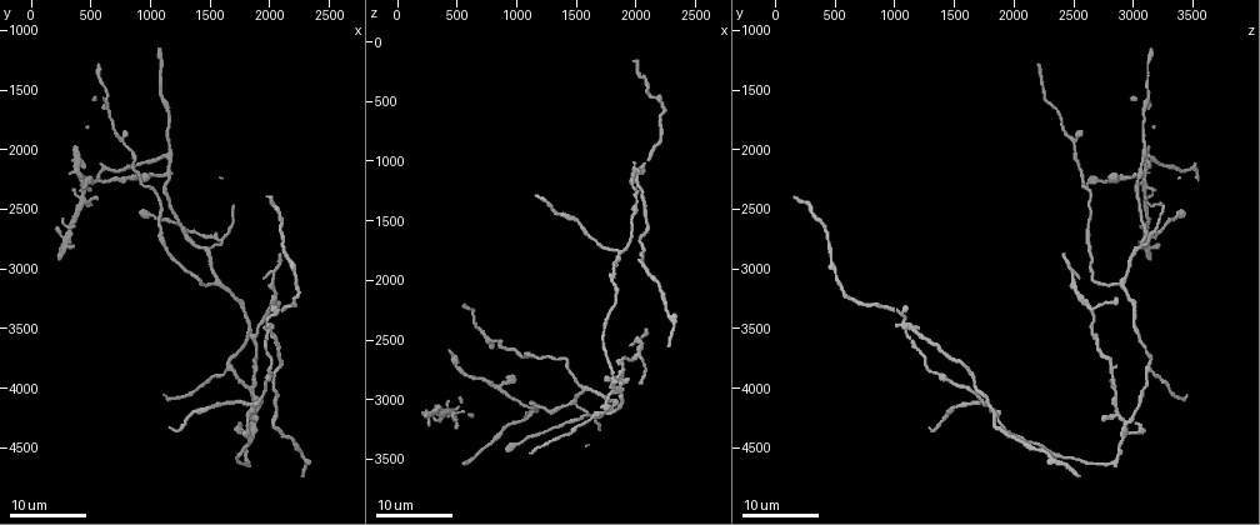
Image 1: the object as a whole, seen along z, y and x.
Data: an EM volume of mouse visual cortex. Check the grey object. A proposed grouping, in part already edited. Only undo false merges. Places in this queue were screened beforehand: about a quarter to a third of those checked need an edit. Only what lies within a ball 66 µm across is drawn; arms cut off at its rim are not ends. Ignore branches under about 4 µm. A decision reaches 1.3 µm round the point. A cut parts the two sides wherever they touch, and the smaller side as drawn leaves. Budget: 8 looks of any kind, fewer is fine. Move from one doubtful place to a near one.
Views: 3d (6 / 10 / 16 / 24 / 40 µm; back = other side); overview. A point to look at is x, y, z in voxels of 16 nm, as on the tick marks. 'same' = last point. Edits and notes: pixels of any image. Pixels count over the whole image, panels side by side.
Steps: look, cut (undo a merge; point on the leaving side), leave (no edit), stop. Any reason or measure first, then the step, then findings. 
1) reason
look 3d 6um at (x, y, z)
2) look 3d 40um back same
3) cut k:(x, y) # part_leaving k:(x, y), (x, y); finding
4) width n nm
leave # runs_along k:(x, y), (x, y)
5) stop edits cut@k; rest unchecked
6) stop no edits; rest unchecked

a fork
look 3d 16um at (1880, 4160, 1760)

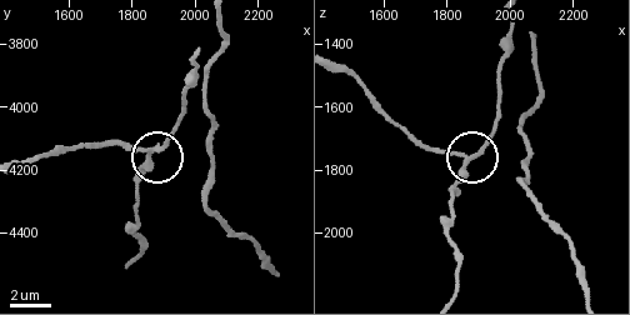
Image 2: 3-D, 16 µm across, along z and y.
look 3d 6um at (1870, 4140, 1760)

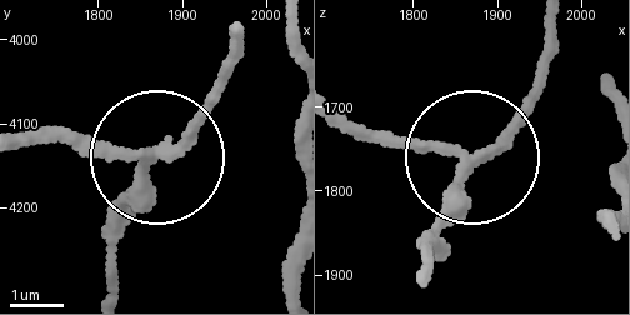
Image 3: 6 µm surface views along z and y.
side_arm 15 um
cut 3:(68, 135) # part_leaving 3:(148, 145), (31, 145); a second cell is stuck on

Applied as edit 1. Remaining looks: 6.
arms part here
look 3d 24um at (1640, 3840, 3140)

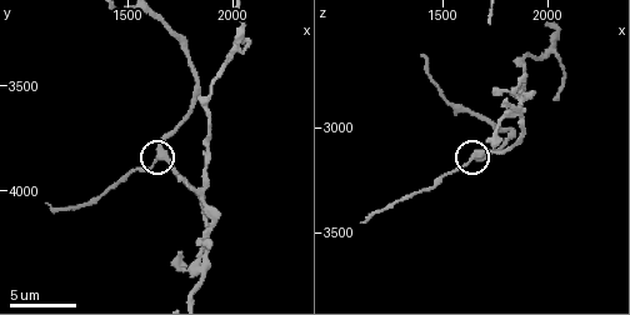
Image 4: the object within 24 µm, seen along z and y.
zoom in
look 3d 6um at (1660, 3830, 3140)

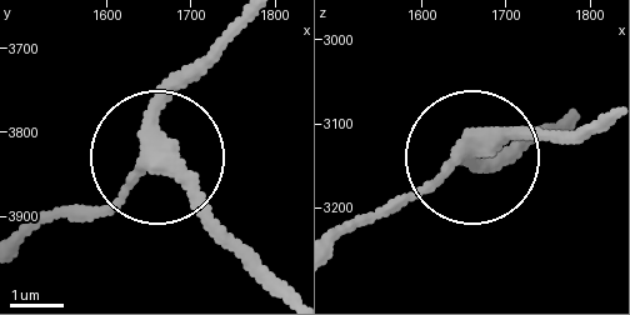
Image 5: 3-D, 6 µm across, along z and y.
width 290 nm
leave # runs_along 5:(275, 285), (158, 159), (78, 213); continuous, no second cell

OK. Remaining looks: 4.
three arms meet
look 3d 16um at (1860, 4300, 2940)

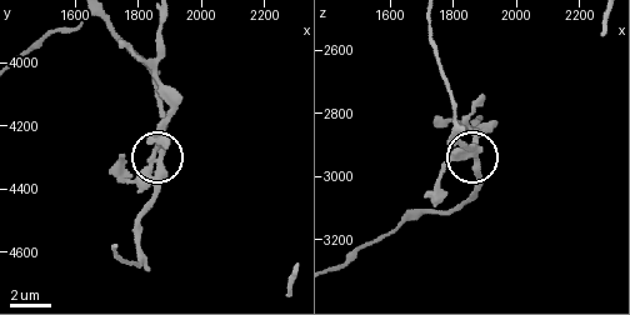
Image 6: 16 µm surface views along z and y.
look 3d 6um same

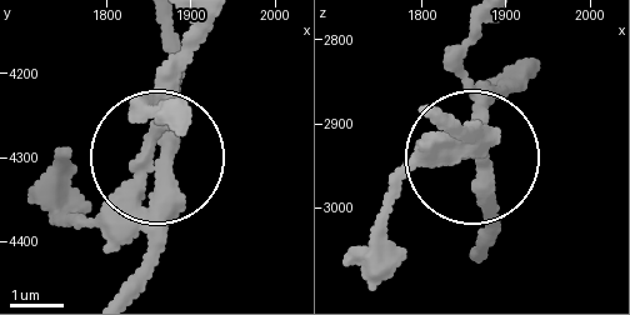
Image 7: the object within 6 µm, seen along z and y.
look 3d 6um back same

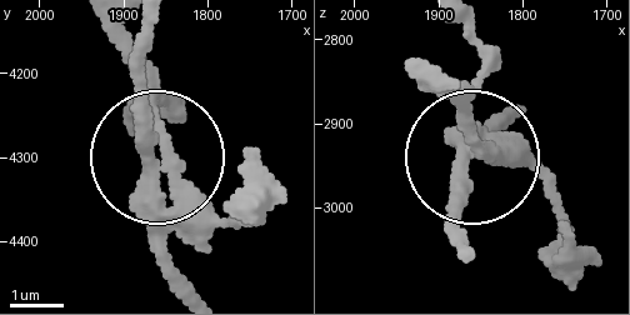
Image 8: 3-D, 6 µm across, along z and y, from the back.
arms 3
cut 8:(471, 141) # part_leaving 8:(168, 208), (168, 145), (126, 24); two cells meet here

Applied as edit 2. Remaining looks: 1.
stop edits cut@3, cut@8; rest unchecked

